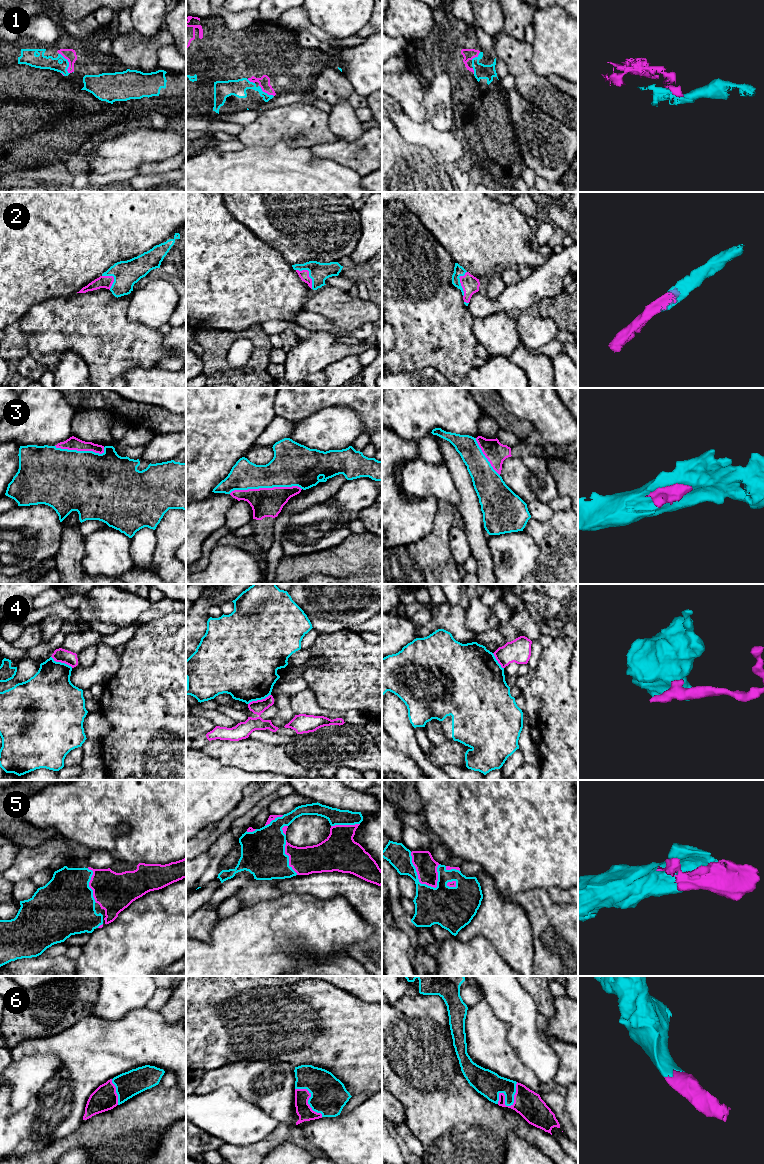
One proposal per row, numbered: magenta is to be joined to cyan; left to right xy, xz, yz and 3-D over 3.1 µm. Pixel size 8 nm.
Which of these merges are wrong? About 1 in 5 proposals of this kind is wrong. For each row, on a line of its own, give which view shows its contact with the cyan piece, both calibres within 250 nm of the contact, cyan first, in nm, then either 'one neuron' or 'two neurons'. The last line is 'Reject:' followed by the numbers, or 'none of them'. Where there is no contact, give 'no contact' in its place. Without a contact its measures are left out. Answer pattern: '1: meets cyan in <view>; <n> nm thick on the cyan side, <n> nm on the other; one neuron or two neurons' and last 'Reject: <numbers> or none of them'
1: meets cyan in xy; 110 nm thick on the cyan side, 90 nm on the other; one neuron
2: meets cyan in xz; 160 nm thick on the cyan side, 80 nm on the other; one neuron
3: meets cyan in xz; 300 nm thick on the cyan side, 240 nm on the other; one neuron
4: meets cyan in xz; 460 nm thick on the cyan side, 110 nm on the other; two neurons
5: meets cyan in yz; 260 nm thick on the cyan side, 180 nm on the other; one neuron
6: meets cyan in yz; 200 nm thick on the cyan side, 220 nm on the other; one neuron
Reject: 4

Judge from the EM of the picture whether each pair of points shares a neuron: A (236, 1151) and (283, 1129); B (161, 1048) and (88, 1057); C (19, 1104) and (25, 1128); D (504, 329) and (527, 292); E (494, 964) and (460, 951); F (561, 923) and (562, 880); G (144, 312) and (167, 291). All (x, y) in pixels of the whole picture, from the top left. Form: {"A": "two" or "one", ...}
{"A": "one", "B": "one", "C": "two", "D": "two", "E": "one", "F": "two", "G": "one"}

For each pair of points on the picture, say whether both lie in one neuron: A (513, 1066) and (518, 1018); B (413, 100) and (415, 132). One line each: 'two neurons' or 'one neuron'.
A: two neurons
B: two neurons

